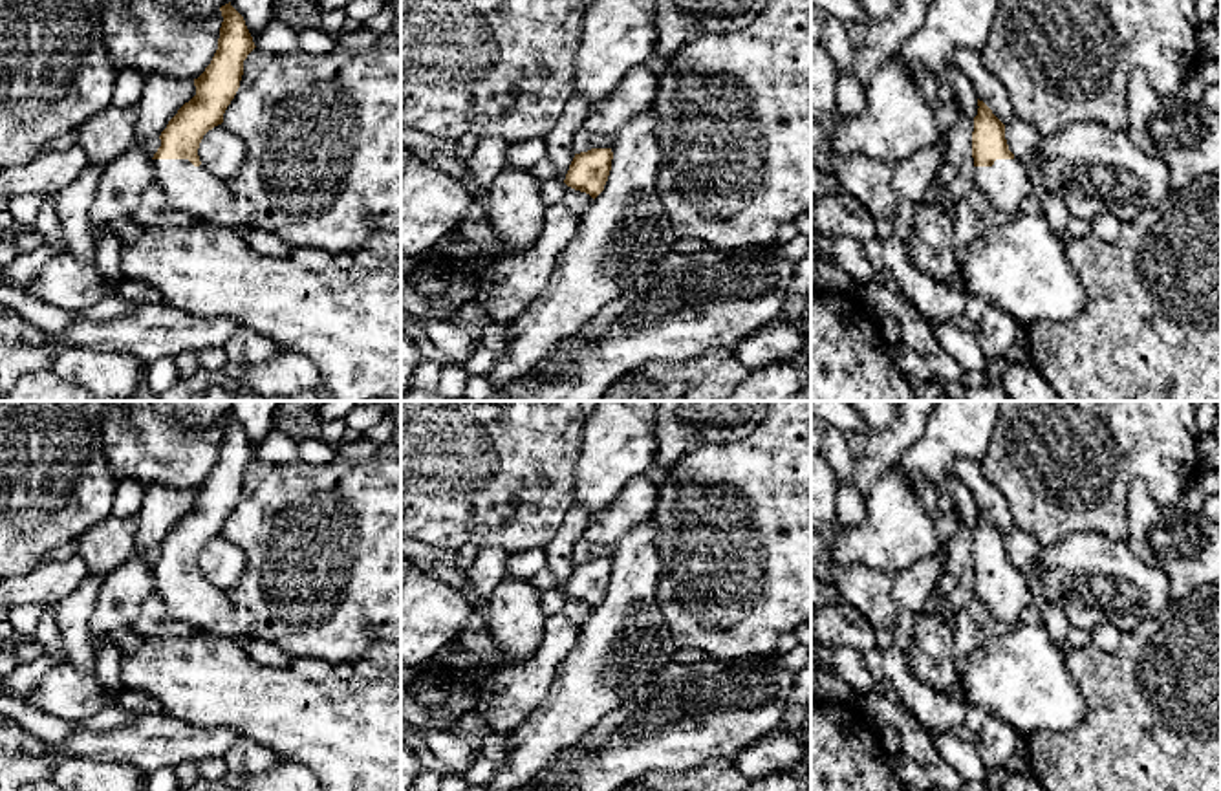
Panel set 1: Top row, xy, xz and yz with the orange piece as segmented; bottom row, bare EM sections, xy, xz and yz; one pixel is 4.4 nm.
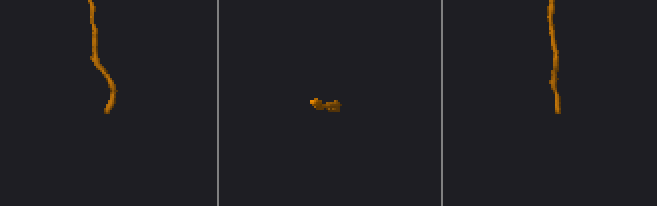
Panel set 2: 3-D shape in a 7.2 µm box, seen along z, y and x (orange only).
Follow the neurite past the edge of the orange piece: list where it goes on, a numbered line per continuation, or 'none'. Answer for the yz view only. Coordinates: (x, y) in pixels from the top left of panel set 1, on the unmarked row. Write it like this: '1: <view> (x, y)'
1: yz (1007, 592)

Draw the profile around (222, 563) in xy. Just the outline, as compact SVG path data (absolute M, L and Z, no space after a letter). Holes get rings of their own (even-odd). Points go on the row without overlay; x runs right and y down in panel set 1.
M223 535L209 540L198 558L201 577L222 591L231 591L240 582L245 564L245 551Z

